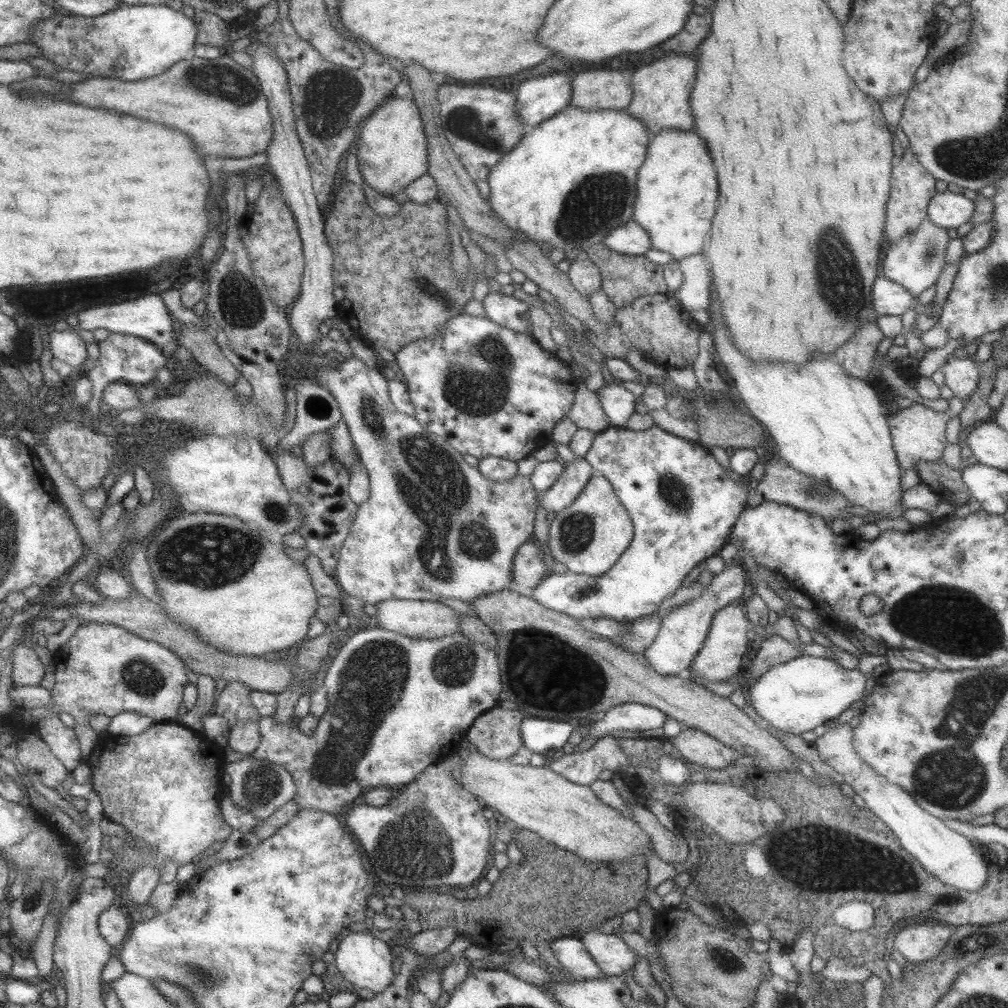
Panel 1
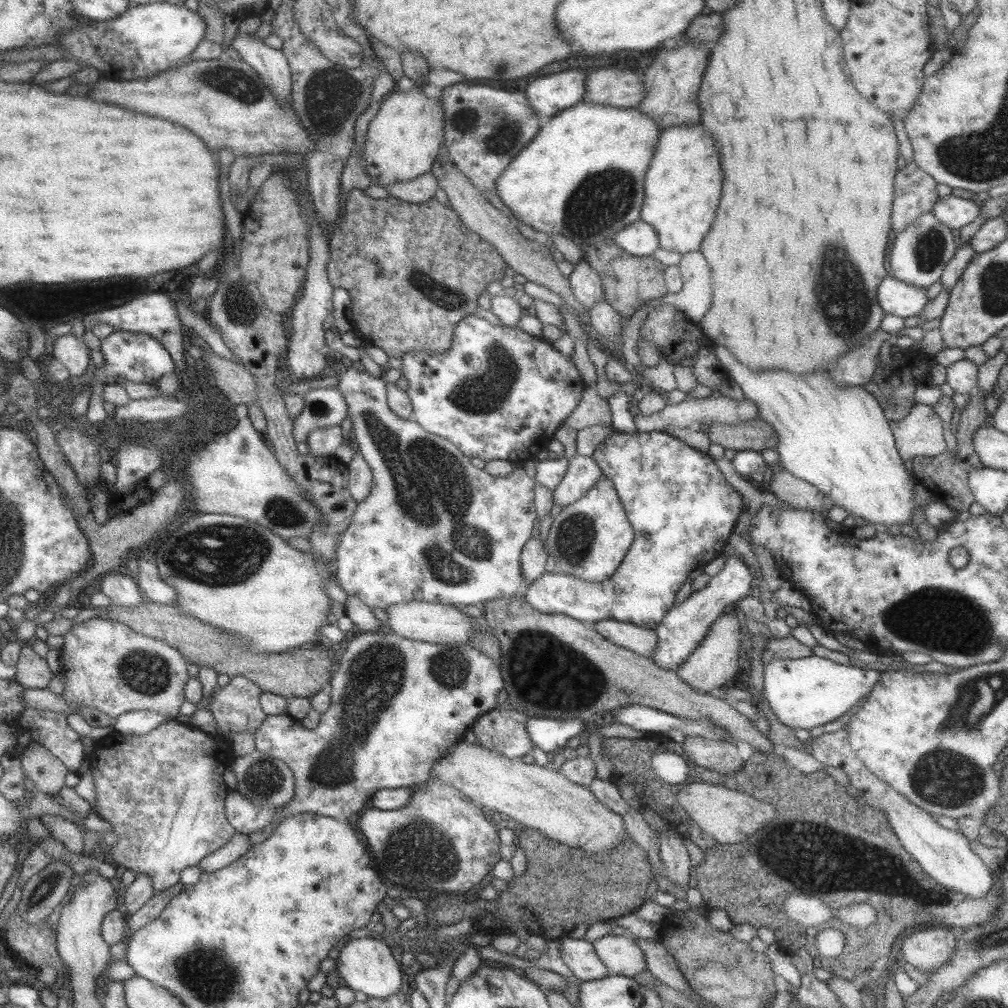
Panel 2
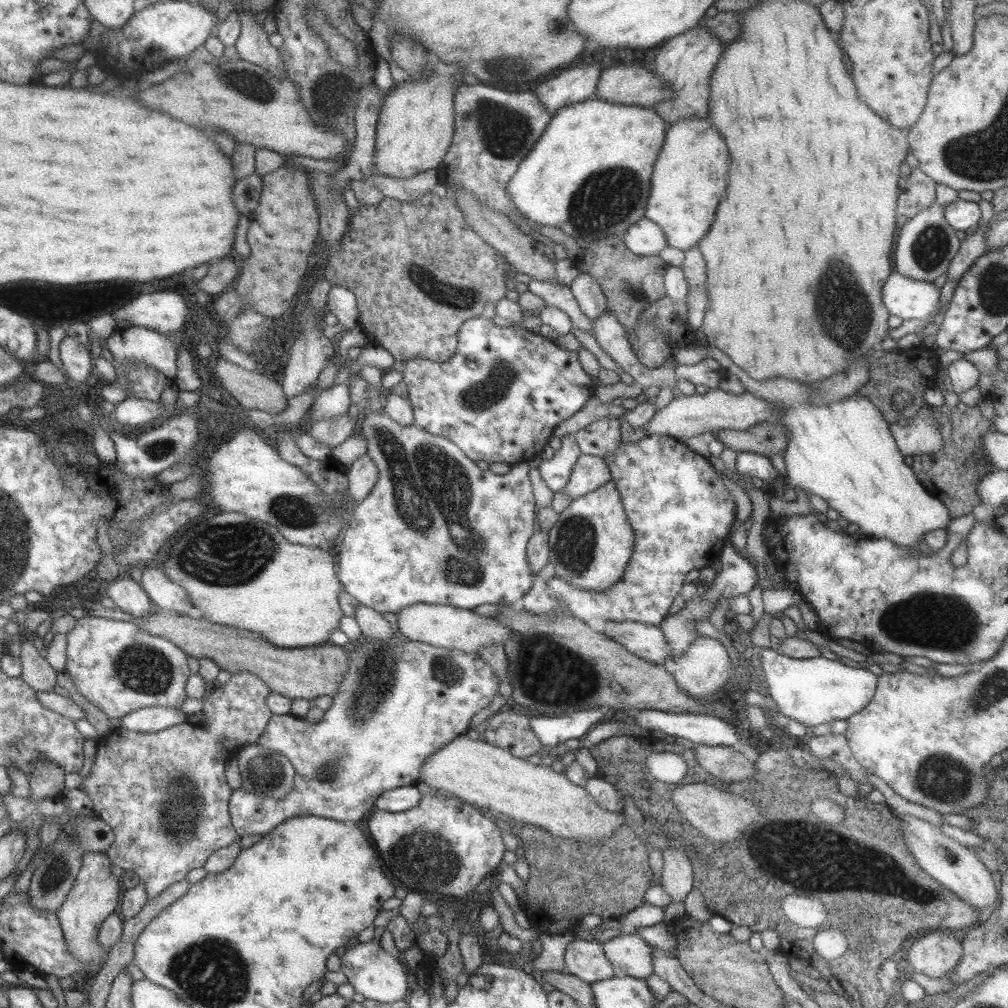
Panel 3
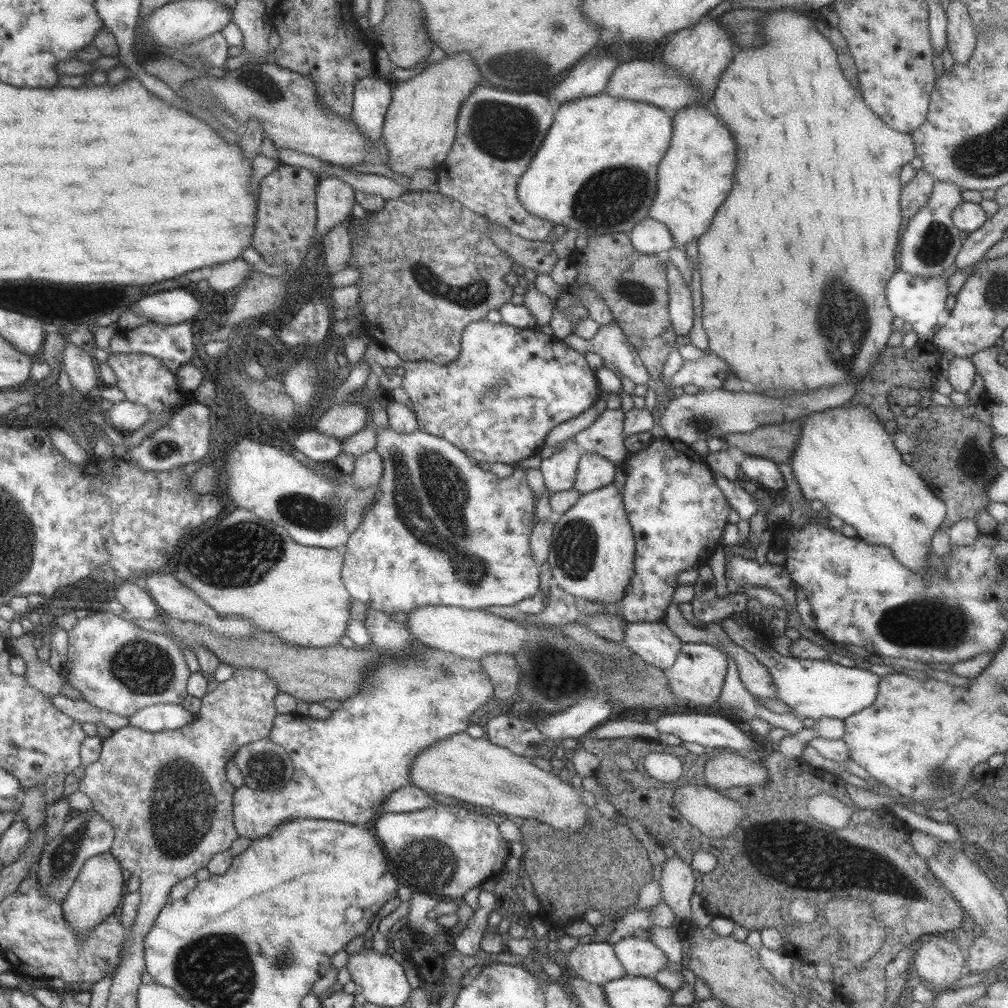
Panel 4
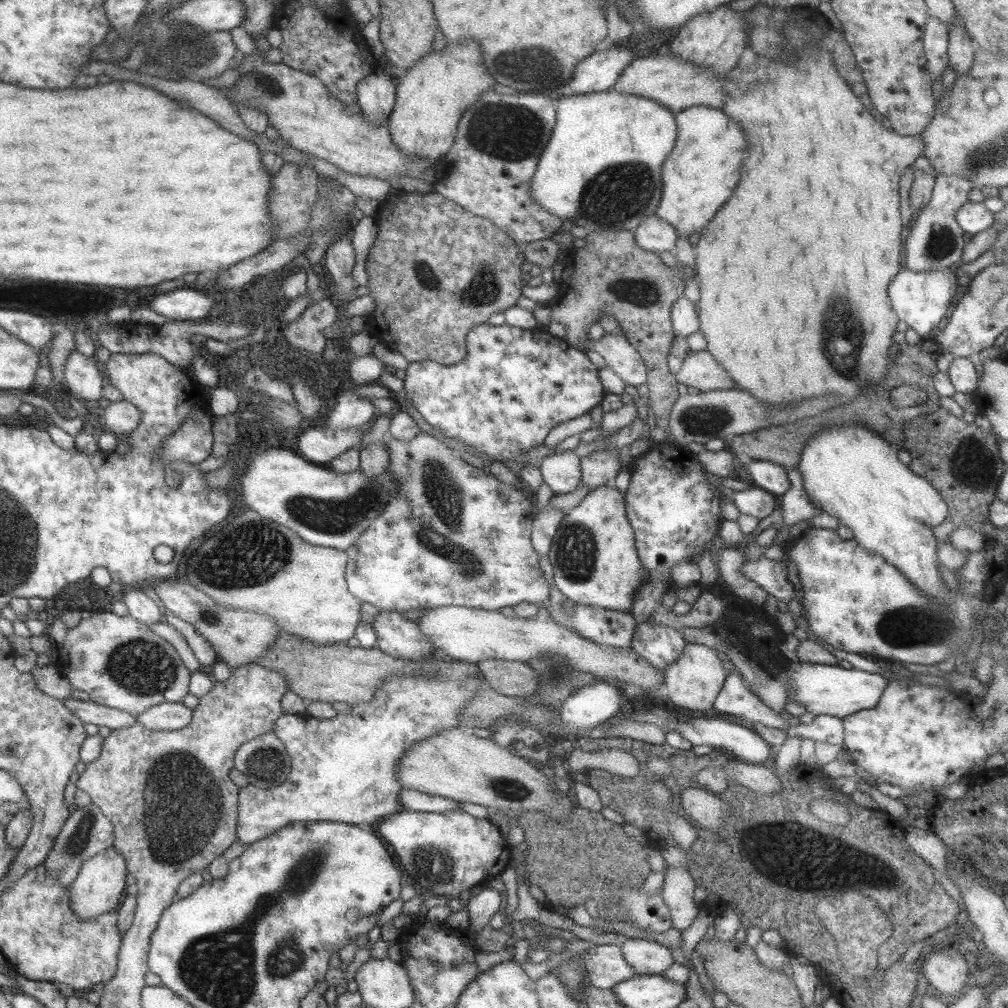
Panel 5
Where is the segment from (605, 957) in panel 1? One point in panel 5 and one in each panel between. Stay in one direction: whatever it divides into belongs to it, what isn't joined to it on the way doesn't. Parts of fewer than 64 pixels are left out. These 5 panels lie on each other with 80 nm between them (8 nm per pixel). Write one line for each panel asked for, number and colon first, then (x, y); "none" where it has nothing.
2: (621, 956)
3: (629, 955)
4: (638, 956)
5: (645, 957)

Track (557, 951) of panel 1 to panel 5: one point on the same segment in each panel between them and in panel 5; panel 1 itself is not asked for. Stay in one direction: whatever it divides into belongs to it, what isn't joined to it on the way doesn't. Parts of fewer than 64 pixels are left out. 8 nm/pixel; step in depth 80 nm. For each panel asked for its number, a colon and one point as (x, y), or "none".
2: (578, 954)
3: (584, 959)
4: (595, 962)
5: (604, 965)

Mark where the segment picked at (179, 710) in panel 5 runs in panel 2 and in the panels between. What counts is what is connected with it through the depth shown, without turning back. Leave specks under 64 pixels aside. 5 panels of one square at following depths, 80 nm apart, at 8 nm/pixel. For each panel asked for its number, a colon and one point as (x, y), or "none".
2: (139, 722)
3: (147, 719)
4: (158, 717)

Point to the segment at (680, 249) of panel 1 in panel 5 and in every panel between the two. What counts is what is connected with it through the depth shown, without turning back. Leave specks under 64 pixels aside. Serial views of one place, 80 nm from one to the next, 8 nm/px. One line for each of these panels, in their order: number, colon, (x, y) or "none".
2: (682, 184)
3: (688, 175)
4: (695, 172)
5: (699, 174)

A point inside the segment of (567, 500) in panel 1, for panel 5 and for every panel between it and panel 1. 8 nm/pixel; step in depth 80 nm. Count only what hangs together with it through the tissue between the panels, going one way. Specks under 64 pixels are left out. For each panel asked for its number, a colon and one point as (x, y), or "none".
2: (581, 473)
3: (588, 472)
4: (593, 471)
5: (600, 467)

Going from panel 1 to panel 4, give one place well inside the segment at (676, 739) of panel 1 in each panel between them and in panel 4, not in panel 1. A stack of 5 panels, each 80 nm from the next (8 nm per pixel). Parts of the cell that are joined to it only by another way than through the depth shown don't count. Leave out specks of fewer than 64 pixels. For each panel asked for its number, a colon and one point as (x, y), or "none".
2: (702, 753)
3: (722, 761)
4: (725, 768)

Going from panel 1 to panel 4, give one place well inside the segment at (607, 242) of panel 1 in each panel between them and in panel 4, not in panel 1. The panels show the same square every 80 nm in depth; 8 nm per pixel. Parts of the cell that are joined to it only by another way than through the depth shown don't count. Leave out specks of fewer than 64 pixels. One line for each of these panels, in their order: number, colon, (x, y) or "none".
2: (638, 239)
3: (644, 238)
4: (648, 236)

